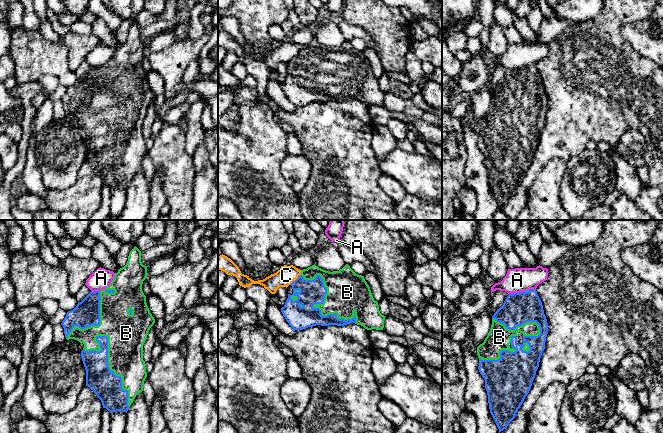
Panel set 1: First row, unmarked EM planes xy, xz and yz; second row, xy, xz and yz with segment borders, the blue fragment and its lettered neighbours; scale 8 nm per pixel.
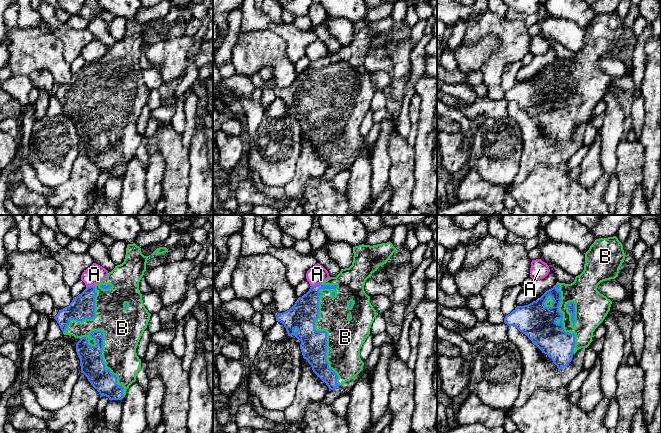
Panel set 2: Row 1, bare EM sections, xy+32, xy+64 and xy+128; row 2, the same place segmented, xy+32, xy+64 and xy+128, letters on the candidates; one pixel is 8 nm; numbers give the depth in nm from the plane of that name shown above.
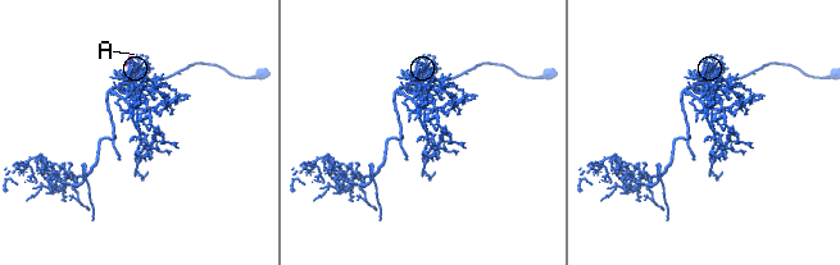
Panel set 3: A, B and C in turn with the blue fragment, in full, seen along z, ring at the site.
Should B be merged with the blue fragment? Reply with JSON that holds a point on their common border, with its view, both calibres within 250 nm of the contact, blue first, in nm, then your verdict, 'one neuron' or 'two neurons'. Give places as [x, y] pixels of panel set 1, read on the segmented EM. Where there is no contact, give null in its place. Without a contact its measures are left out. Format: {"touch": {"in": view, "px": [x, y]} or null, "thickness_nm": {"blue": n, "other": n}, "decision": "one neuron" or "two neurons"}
{"touch": {"in": "xz", "px": [314, 303]}, "thickness_nm": {"blue": 190, "other": 300}, "decision": "one neuron"}

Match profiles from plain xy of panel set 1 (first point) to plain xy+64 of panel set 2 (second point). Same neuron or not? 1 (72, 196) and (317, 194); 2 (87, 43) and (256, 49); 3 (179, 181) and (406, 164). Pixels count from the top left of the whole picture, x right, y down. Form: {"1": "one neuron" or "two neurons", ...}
{"1": "two neurons", "2": "two neurons", "3": "one neuron"}

